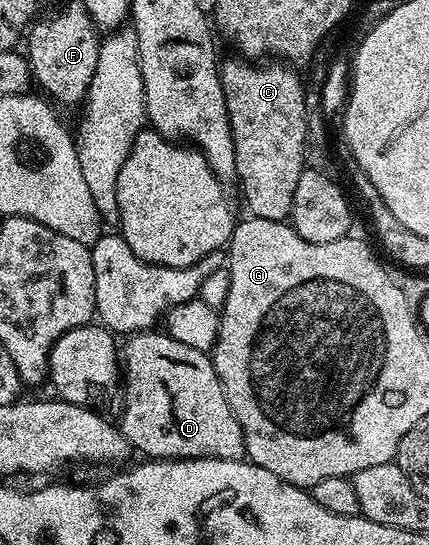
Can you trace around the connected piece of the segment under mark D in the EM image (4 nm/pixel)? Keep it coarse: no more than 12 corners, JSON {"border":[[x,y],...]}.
{"border":[[121,349],[119,432],[147,459],[245,454],[210,356]]}

